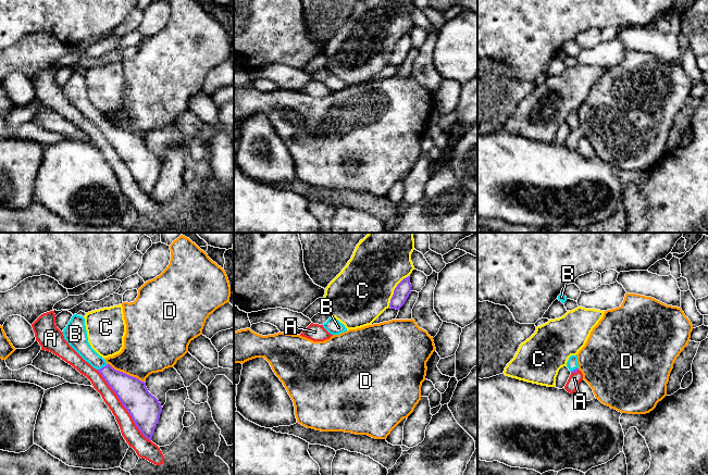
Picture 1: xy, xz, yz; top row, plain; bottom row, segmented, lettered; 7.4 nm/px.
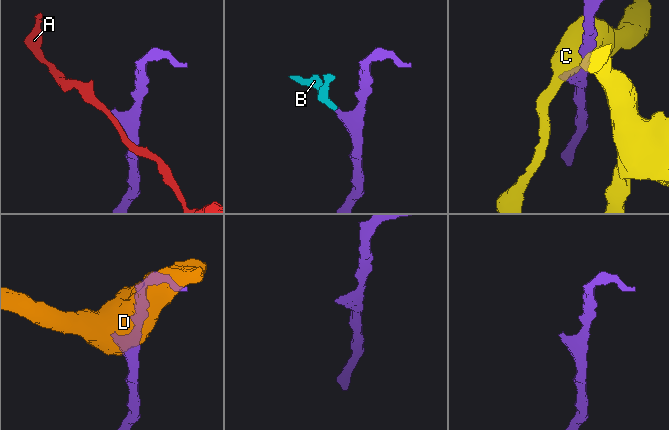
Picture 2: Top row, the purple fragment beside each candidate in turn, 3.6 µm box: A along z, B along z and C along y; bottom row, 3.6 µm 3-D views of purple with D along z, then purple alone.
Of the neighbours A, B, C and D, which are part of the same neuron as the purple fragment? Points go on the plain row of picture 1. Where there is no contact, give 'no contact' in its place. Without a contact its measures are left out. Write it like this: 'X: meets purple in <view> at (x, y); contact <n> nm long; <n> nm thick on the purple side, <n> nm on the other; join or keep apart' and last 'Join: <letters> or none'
A: meets purple in xy at (123, 161); contact 650 nm long; 240 nm thick on the purple side, 130 nm on the other; keep apart
B: meets purple in xy at (103, 123); contact 80 nm long; 200 nm thick on the purple side, 130 nm on the other; join
C: meets purple in xz at (394, 47); contact 280 nm long; 120 nm thick on the purple side, 420 nm on the other; keep apart
D: meets purple in xy at (124, 129); contact 320 nm long; 220 nm thick on the purple side, 360 nm on the other; keep apart
Join: B

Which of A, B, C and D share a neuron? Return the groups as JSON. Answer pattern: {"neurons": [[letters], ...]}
{"neurons": [["A"], ["B"], ["C"], ["D"]]}

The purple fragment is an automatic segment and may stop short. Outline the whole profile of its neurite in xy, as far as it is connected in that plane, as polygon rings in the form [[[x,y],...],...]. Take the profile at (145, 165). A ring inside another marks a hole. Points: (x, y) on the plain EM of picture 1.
[[[74,71],[62,89],[69,101],[101,130],[141,190],[151,197],[162,163],[148,148],[146,139],[114,126],[91,104],[83,73]]]

